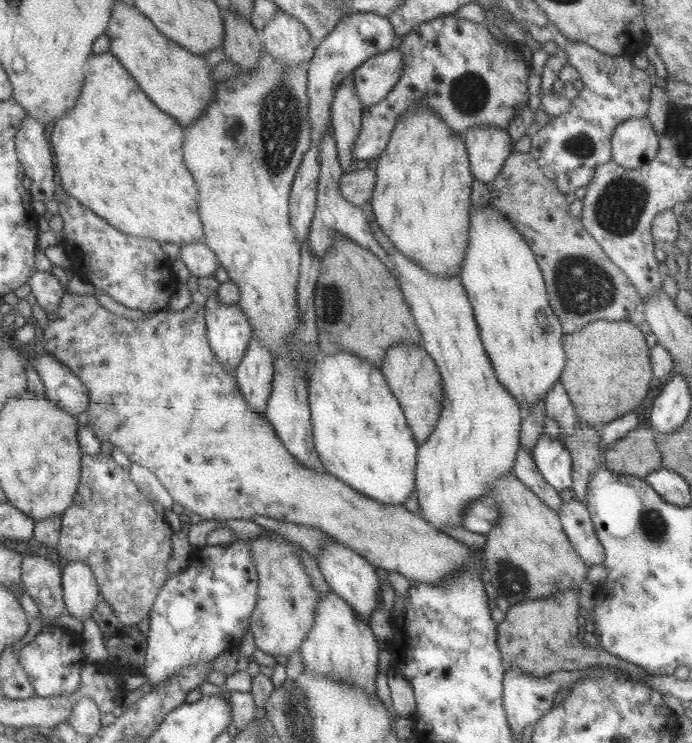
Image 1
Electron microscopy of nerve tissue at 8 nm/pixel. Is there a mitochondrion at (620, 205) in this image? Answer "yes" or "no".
yes

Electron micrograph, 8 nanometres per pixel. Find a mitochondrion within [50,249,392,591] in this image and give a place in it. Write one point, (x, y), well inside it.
(330, 305)

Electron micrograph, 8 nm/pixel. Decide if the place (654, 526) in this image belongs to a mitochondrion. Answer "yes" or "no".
yes

